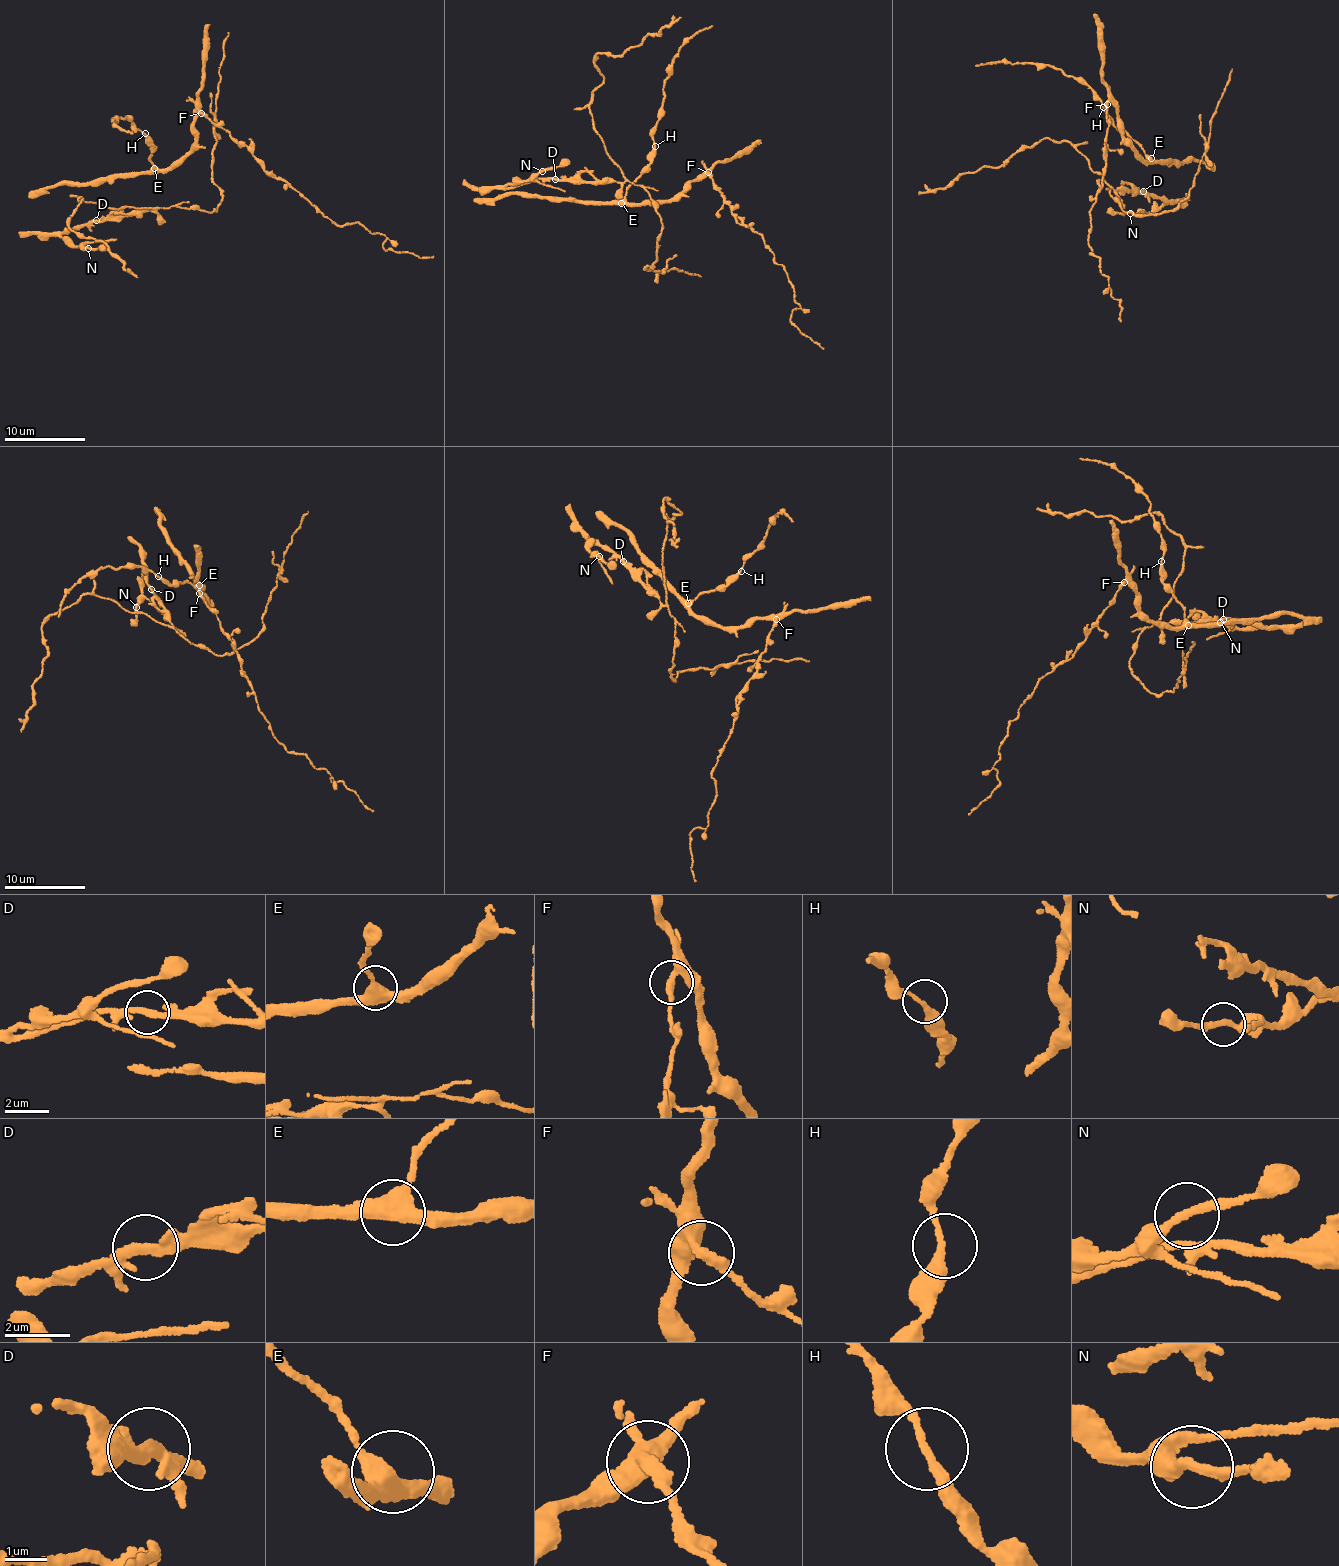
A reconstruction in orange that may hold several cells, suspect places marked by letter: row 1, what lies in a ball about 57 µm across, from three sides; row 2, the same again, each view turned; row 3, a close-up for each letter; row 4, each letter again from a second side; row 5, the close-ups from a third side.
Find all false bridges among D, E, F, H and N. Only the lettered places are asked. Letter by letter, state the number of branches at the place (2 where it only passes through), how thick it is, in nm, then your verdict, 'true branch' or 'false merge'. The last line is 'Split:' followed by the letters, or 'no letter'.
D: 3 | 200 nm | false merge
E: 3 | 440 nm | true branch
F: 3 | 280 nm | false merge
H: 2 | 200 nm | true branch
N: 2 | 240 nm | true branch
Split: D, F

